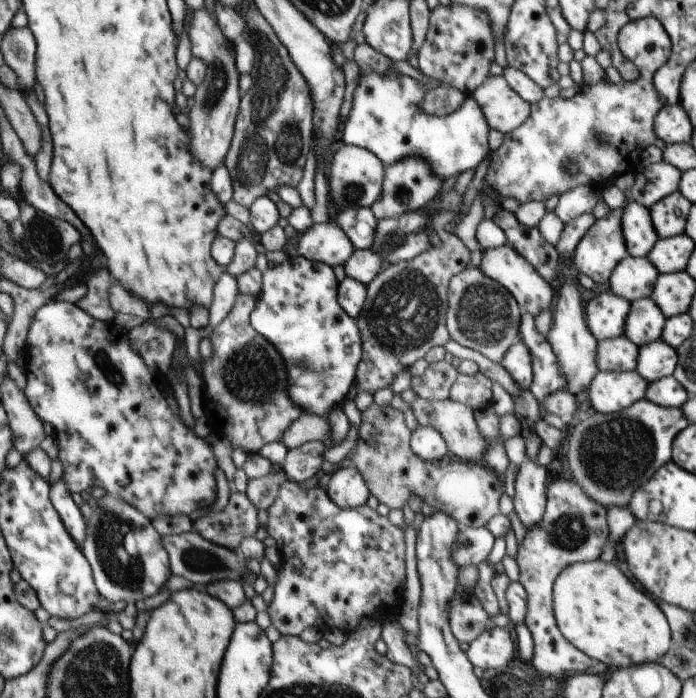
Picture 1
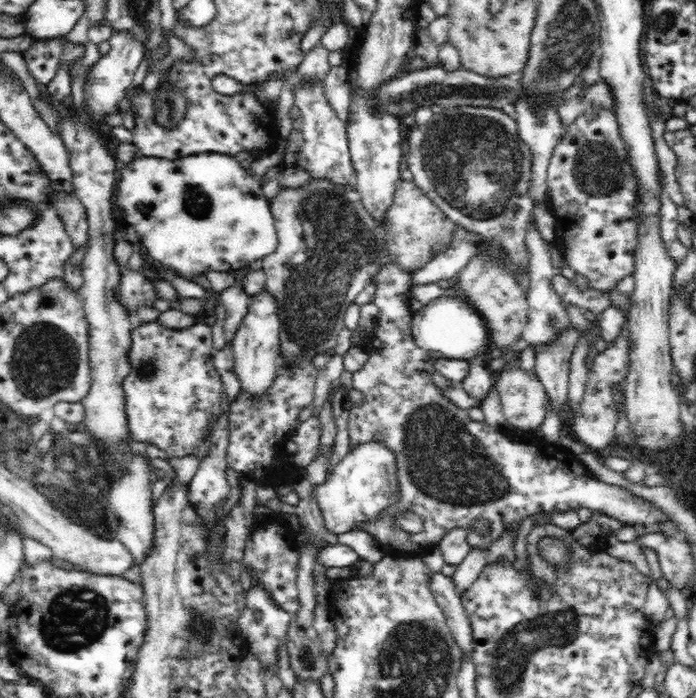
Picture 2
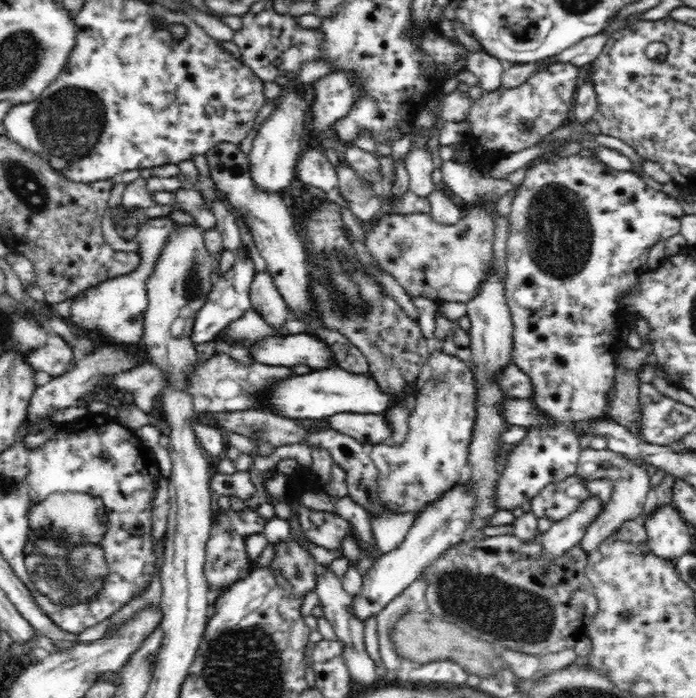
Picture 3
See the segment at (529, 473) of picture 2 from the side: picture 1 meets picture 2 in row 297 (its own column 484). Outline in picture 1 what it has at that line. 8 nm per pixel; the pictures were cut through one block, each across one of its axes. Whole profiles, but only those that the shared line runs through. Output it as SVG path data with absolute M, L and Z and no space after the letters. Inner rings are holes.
M459 373L451 384L448 398L472 410L483 411L493 402L493 382L483 373L472 376Z

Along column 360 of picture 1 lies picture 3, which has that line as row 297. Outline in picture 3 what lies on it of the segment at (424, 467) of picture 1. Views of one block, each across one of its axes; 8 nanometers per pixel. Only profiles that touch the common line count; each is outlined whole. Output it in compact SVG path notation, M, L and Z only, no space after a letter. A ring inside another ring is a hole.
M471 207L465 211L466 216L453 225L435 222L428 214L387 214L376 228L367 231L365 246L382 269L392 275L412 298L421 296L438 304L445 301L467 304L481 290L482 280L486 278L486 267L495 259L496 230L488 210Z

